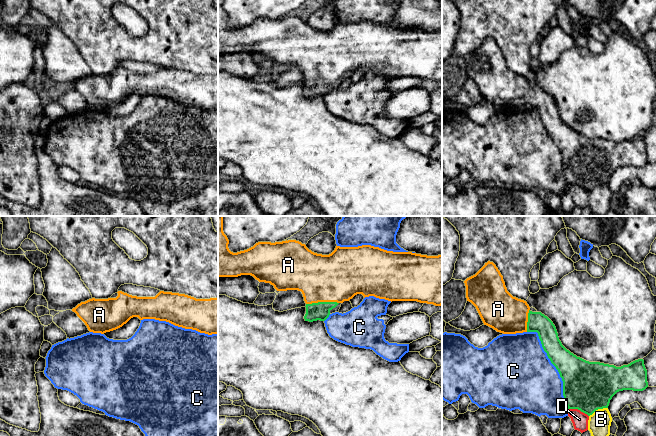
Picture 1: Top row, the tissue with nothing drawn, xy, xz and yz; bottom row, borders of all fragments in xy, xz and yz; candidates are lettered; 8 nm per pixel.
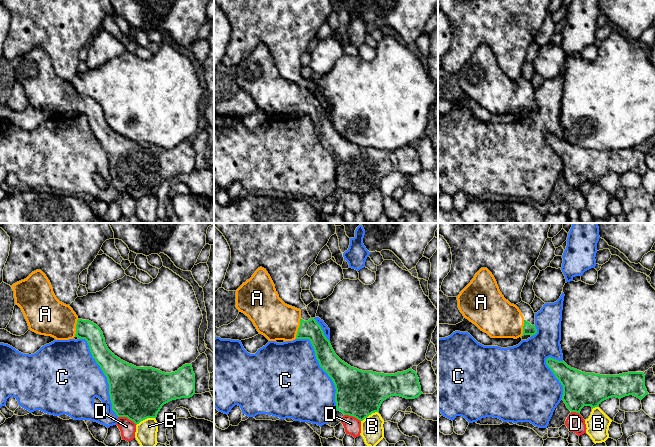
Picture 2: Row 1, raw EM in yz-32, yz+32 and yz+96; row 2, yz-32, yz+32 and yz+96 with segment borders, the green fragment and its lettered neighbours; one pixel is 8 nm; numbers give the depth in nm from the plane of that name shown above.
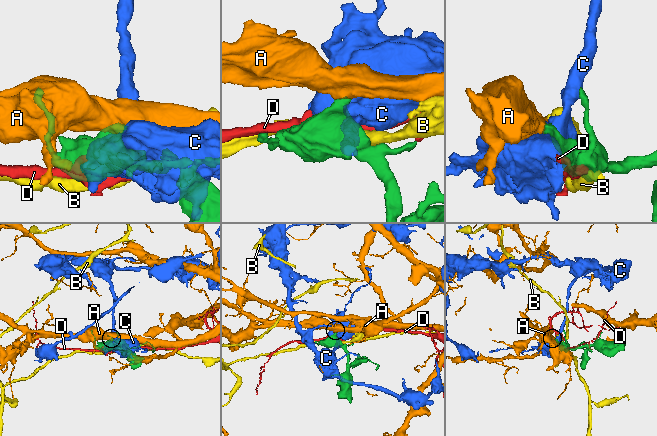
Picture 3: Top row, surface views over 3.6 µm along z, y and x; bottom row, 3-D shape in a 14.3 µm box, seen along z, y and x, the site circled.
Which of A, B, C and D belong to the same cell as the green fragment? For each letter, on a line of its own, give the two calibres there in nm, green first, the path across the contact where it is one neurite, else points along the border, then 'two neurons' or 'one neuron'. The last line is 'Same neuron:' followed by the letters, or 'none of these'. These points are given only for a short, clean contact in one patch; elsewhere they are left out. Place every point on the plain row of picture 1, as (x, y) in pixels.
A: 140/400 nm | across xz (320, 87), (322, 78), (322, 69), (338, 53) | one neuron
B: 400/180 nm | two neurons
C: 300/480 nm | two neurons
D: 400/130 nm | two neurons
Same neuron: A

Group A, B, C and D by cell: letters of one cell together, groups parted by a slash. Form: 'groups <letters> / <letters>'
groups A / B / C / D

